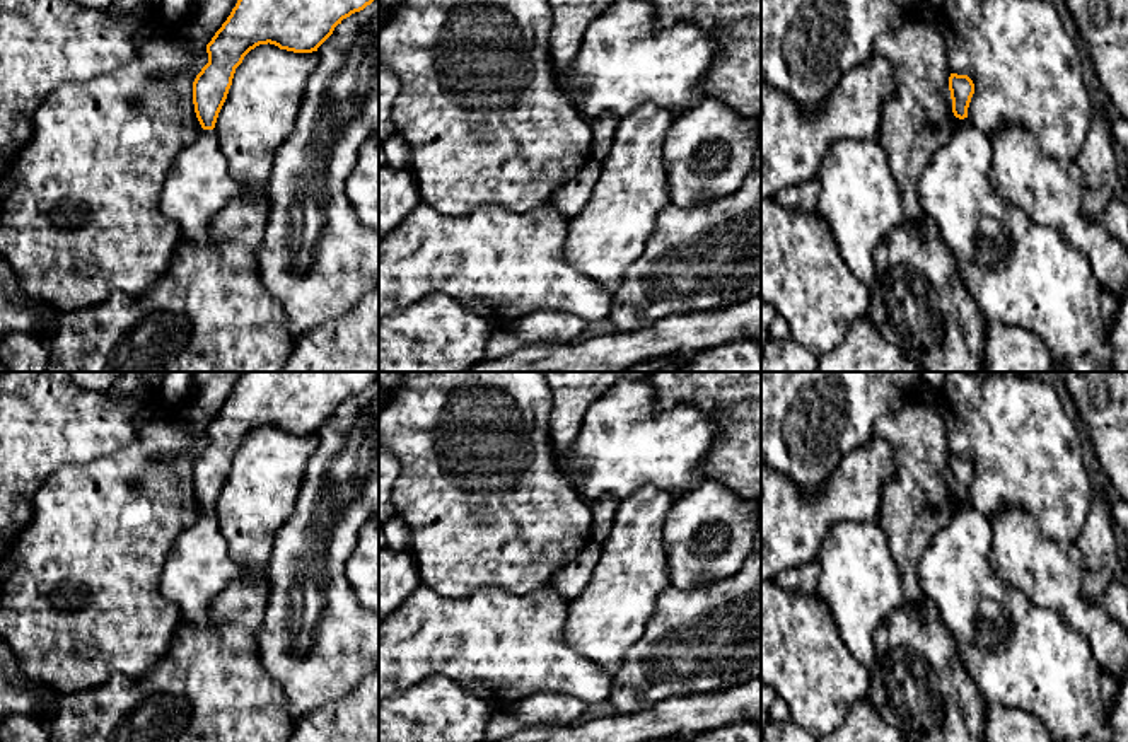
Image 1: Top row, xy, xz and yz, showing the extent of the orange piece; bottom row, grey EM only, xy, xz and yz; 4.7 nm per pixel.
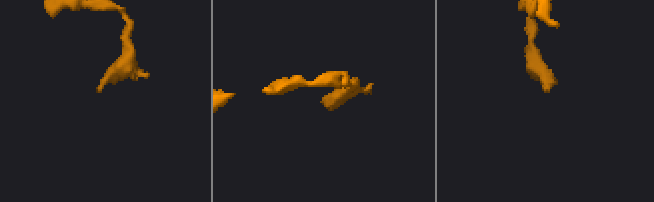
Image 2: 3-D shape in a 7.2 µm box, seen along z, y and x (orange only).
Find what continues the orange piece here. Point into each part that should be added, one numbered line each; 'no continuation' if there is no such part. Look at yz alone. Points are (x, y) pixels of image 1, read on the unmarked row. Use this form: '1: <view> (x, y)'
no continuation

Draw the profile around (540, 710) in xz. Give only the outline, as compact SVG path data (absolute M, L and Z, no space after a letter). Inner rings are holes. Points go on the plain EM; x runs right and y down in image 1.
M534 694L505 708L493 710L485 742L517 733L527 727L567 727L584 716L587 703L568 694Z

